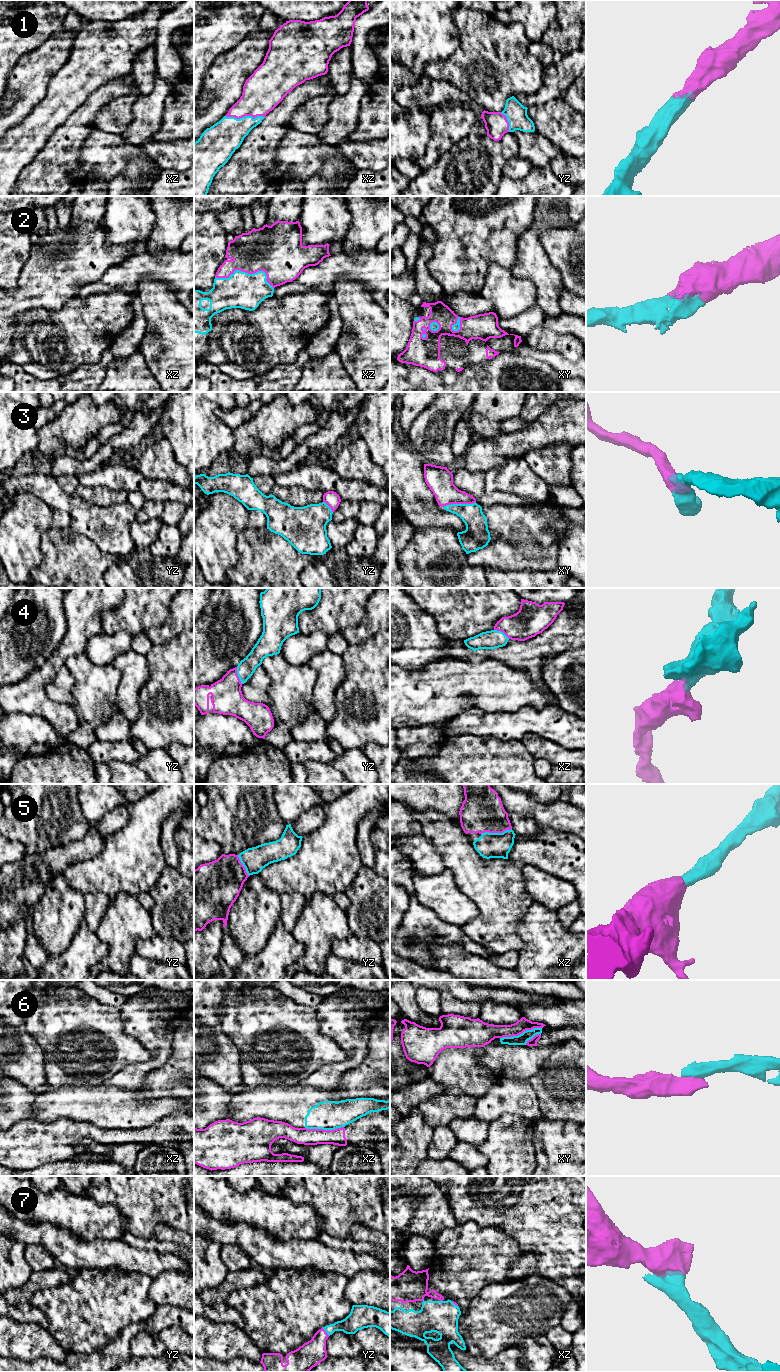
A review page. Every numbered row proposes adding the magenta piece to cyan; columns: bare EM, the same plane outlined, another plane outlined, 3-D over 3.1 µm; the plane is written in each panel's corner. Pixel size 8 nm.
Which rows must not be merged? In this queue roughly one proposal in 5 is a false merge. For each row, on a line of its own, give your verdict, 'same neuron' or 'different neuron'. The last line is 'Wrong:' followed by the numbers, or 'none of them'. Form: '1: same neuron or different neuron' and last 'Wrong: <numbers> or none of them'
1: same neuron
2: same neuron
3: same neuron
4: same neuron
5: same neuron
6: different neuron
7: same neuron
Wrong: 6

